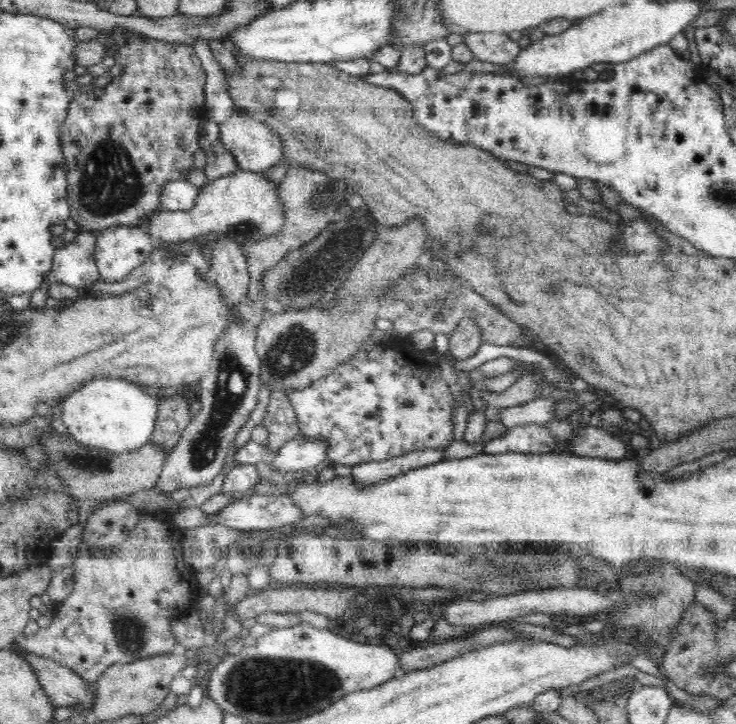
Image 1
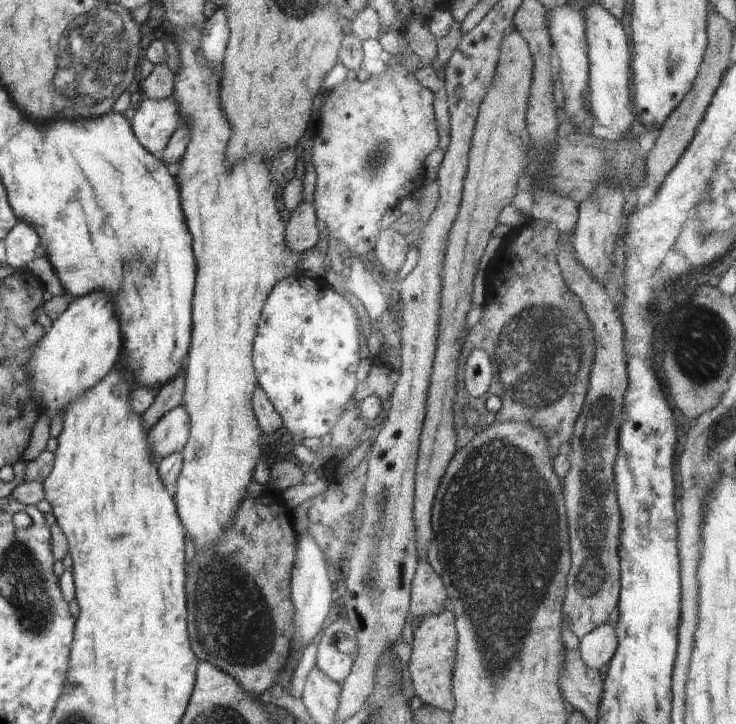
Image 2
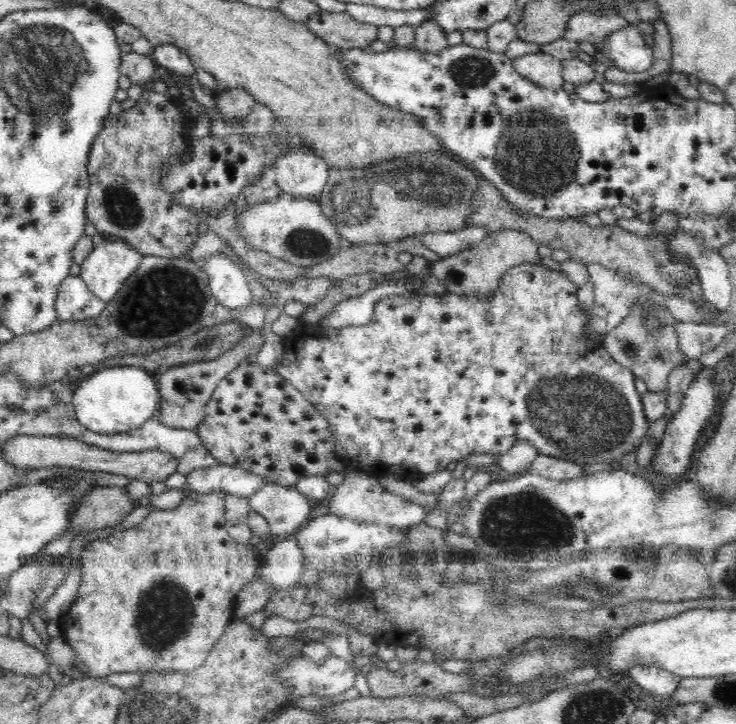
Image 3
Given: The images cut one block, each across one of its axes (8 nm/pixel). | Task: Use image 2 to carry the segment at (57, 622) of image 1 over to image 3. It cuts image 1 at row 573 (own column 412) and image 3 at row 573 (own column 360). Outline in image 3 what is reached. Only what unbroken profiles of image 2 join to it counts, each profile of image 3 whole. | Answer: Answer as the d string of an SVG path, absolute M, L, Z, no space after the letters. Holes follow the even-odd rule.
M212 491L206 494L192 492L181 504L172 509L154 509L140 524L124 531L117 531L107 538L96 539L89 542L80 552L82 582L78 592L65 615L60 621L61 636L75 650L74 664L68 668L67 675L72 681L91 677L92 679L103 679L114 672L148 672L156 670L162 672L190 672L208 658L210 649L222 636L228 623L234 618L233 609L237 592L240 592L252 579L256 578L258 572L258 557L260 553L250 545L237 543L227 531L225 517L225 498L220 491Z

